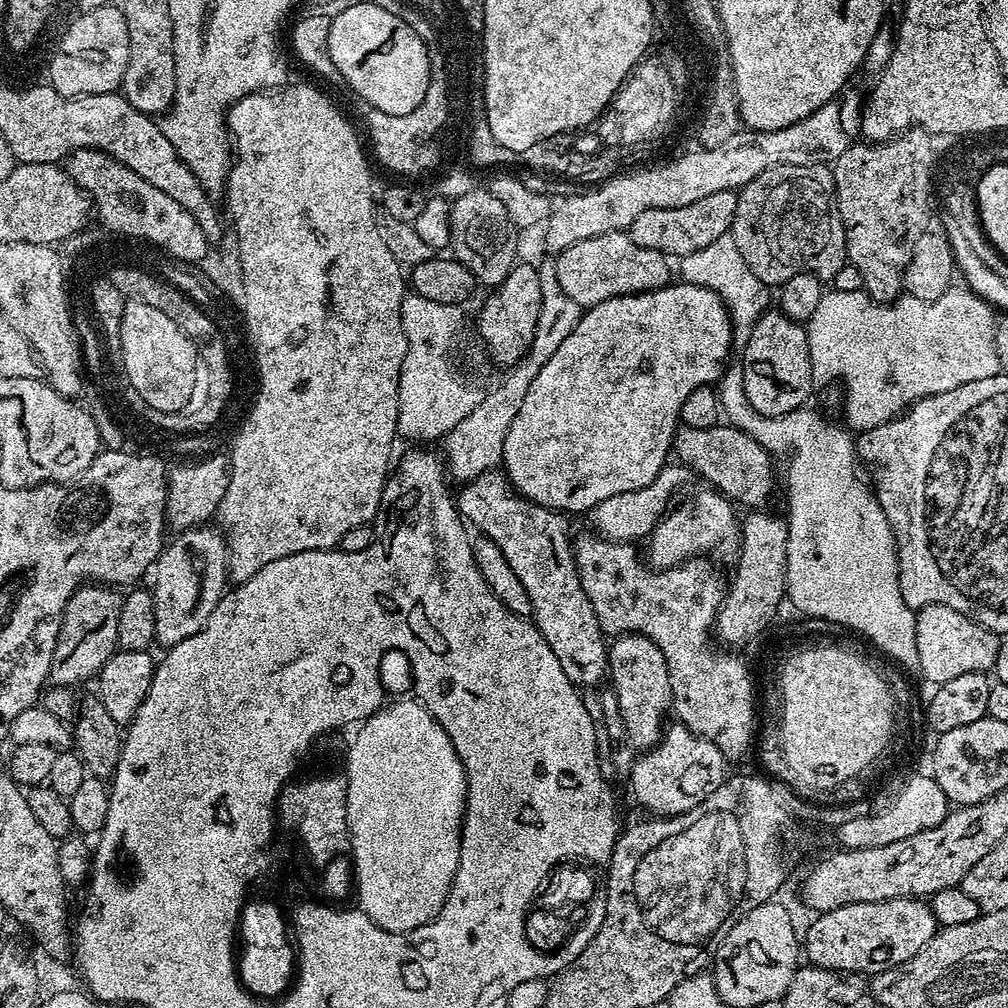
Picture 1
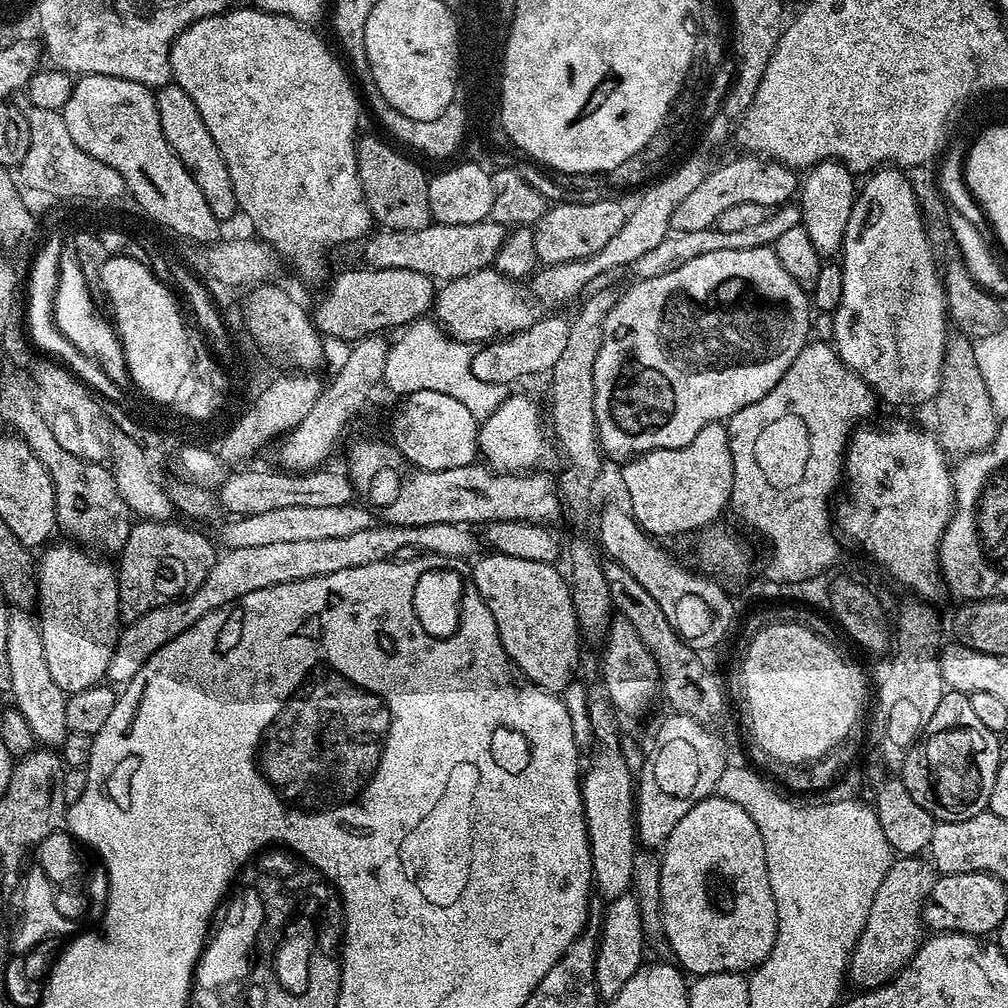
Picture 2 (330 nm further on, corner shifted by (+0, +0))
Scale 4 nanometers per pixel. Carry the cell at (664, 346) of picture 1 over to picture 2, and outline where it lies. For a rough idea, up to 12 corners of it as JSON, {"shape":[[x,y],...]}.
{"shape":[[775,247],[636,280],[594,358],[600,451],[694,442],[809,343]]}

